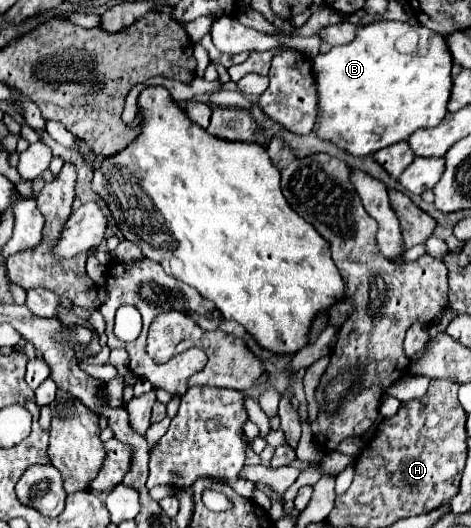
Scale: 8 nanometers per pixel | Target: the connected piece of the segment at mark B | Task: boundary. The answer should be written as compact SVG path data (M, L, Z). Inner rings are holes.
M375 21L361 27L355 39L347 45L333 47L329 53L319 53L313 59L315 65L315 87L317 87L317 109L319 119L315 133L319 139L337 145L351 155L371 155L383 147L405 141L413 131L435 127L447 113L447 101L451 95L451 67L453 59L445 45L443 35L425 29L423 25L411 27L407 23L395 21ZM397 39L413 39L411 51L401 53L395 45Z

